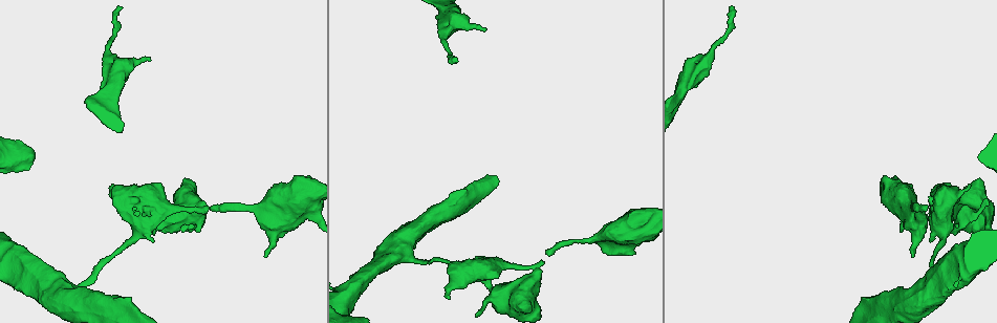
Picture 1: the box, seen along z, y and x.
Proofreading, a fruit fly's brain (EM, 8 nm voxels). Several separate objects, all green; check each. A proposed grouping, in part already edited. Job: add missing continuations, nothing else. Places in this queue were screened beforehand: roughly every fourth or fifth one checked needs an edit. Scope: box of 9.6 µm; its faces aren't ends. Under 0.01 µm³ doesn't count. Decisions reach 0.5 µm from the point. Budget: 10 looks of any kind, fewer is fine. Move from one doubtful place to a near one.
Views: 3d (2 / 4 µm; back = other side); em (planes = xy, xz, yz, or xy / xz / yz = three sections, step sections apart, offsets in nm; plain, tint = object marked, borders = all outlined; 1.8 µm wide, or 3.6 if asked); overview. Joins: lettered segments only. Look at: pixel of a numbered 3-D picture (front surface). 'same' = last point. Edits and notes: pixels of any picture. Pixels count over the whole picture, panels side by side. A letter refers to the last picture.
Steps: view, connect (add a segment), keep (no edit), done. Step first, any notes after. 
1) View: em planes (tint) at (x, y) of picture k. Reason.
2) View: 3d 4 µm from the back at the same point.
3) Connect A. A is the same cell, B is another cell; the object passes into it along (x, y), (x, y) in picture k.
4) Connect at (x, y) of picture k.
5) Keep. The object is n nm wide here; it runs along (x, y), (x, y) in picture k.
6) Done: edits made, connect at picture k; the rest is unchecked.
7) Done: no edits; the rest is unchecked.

View: em planes (borders) at (924, 208) of picture 1. Free end.

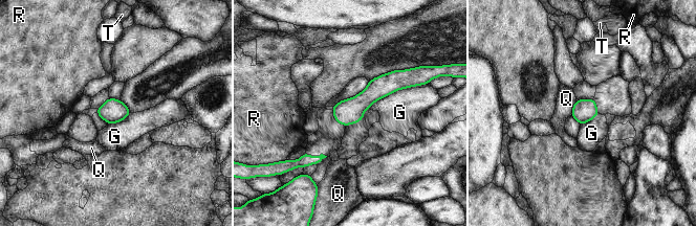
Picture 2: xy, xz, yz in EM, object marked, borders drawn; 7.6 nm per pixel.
Keep. G, Q, R and T are other cells; no lettered segment goes on from it.

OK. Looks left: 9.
View: 3d 2 µm at (265, 256) of picture 1. Thick end.

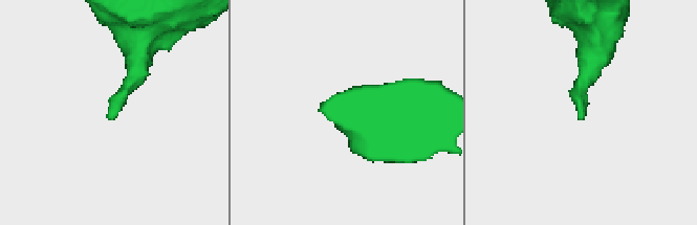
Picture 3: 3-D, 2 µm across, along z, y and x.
View: em planes (borders) at (110, 119) of picture 3. Shape alone is not enough.

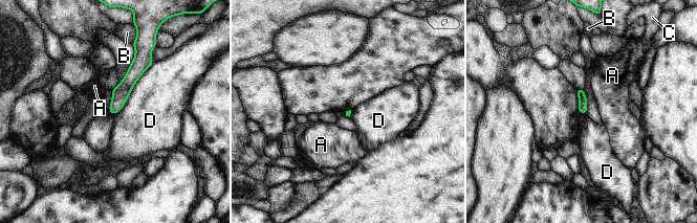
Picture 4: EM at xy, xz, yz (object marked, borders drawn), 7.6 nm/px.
Keep. A, B, C and D are other cells; no lettered segment goes on from it.

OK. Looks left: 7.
View: em planes (tint) at (930, 242) of picture 1.

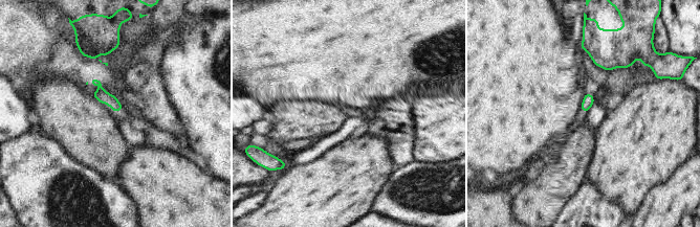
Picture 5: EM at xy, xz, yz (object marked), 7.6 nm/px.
View: em planes (borders) at the same point. What lies round it.

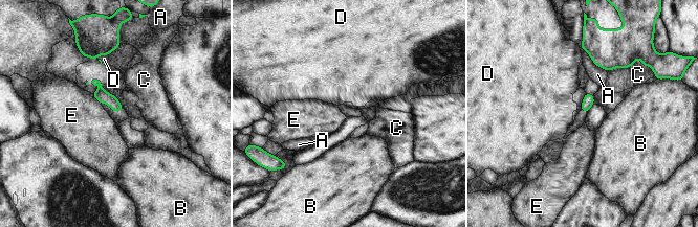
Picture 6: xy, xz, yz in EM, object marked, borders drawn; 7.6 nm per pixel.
Keep. A, B, C, D and E are other cells; a border runs along (91, 94), (101, 103) in picture 6; no lettered segment goes on from it.

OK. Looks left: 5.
View: 3d 2 µm at (448, 298) of picture 1. Branch stops here.

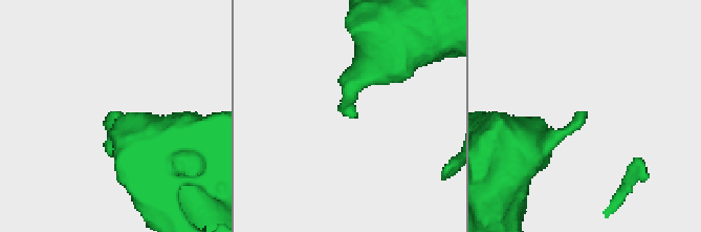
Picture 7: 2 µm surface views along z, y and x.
View: em 3.6 µm xz step 8 (plain) at (354, 115) of picture 7. Need the tissue.

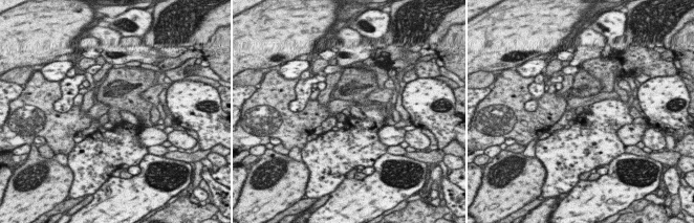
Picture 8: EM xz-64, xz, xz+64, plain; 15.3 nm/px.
View: em 3.6 µm xz step 8 (borders) at the same point. See the neighbours.

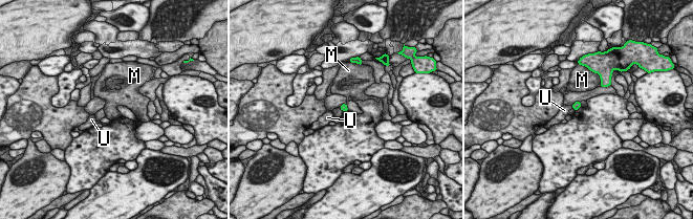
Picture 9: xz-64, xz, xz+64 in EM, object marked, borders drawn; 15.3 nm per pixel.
Keep. M and U are other cells; a border runs along (600, 79), (601, 86) in picture 9; no lettered segment goes on from it.

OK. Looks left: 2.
Done: no edits; the rest is unchecked.

